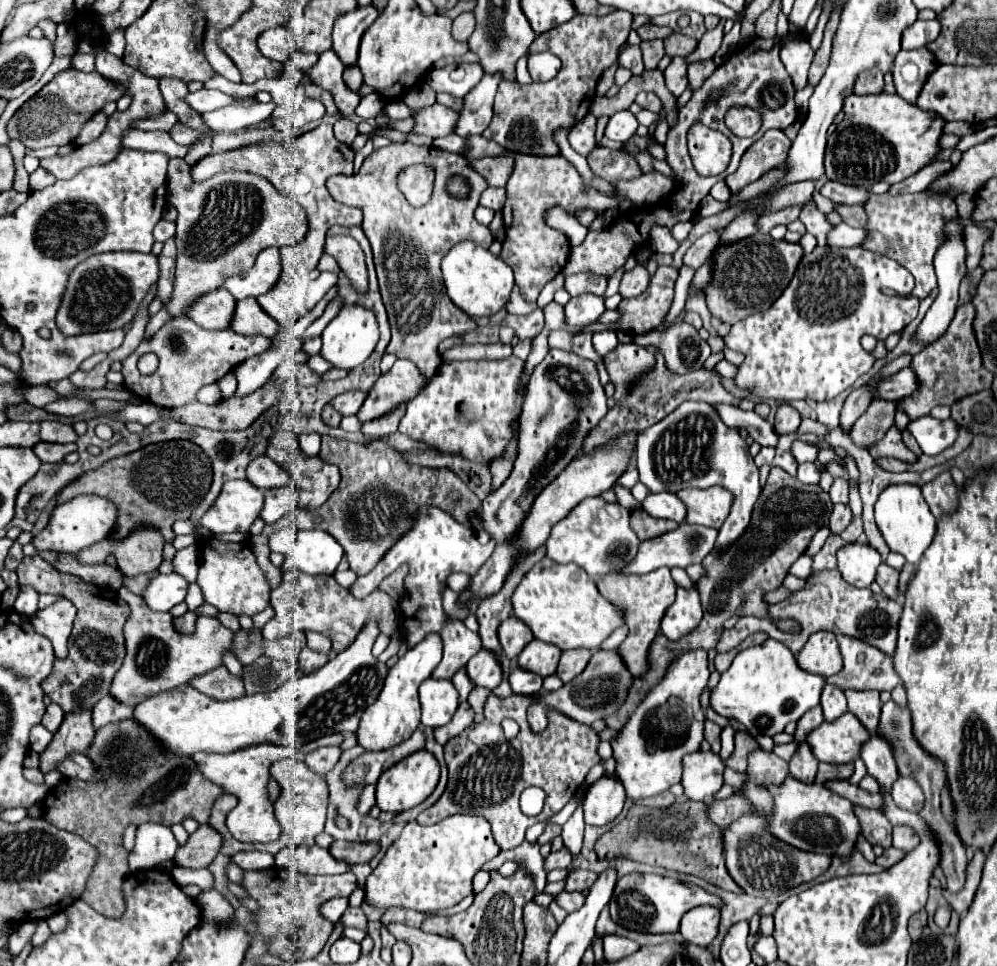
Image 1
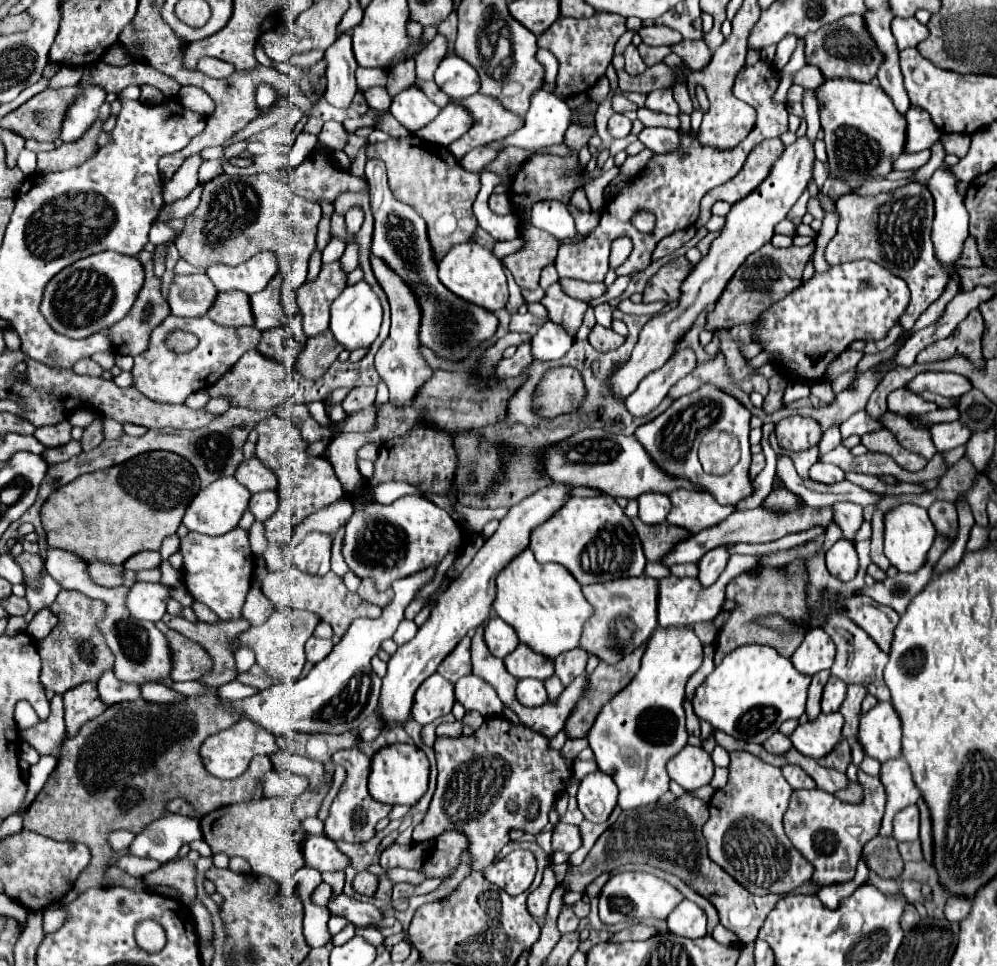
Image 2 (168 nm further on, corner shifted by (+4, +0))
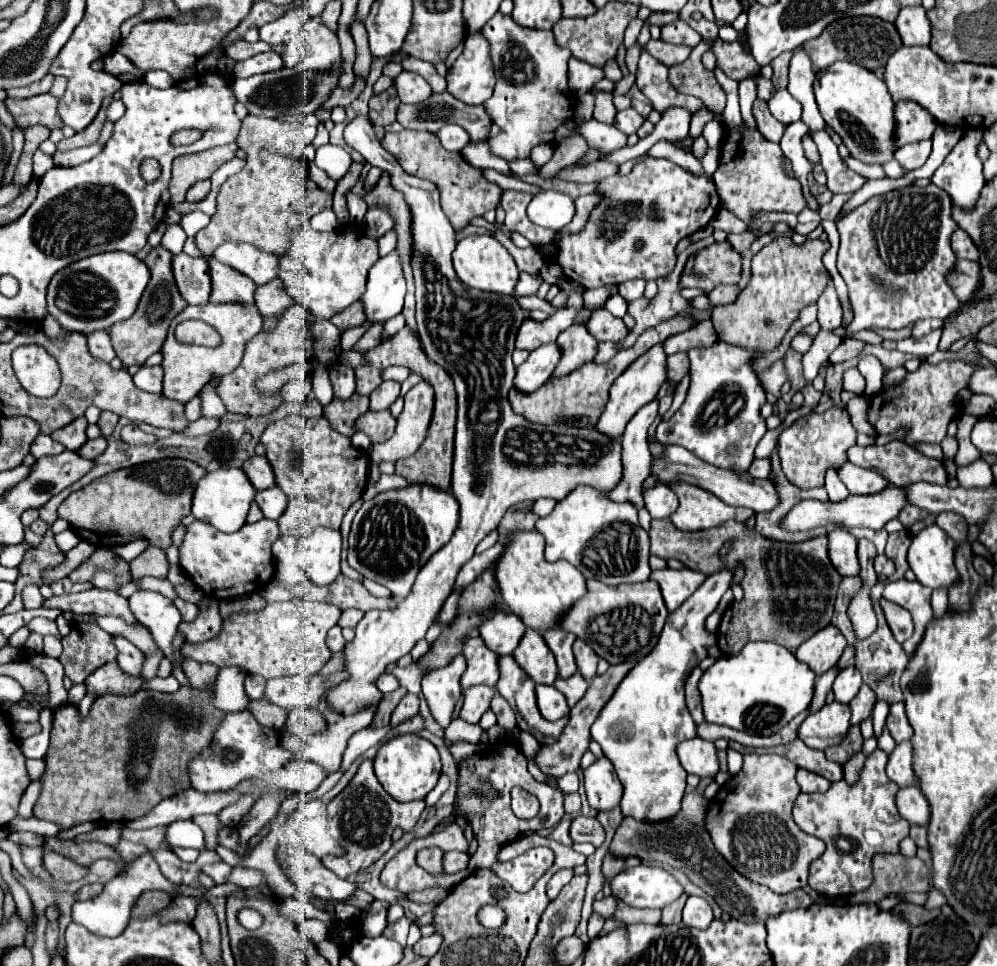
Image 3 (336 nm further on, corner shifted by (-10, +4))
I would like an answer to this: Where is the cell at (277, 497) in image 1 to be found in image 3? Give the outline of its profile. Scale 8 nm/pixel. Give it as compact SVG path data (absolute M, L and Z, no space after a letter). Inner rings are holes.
M270 487L270 489L264 489L264 491L256 493L256 503L262 509L264 517L278 519L284 513L284 507L286 507L288 499L278 487Z

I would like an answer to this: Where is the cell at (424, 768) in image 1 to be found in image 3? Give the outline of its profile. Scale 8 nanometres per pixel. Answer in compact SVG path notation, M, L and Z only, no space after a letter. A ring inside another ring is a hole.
M396 735L380 745L374 757L374 773L380 785L396 799L396 801L418 801L424 799L438 783L442 773L438 749L420 735Z

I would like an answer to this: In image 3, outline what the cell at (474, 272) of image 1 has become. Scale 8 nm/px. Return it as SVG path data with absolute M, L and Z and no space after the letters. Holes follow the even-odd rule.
M468 235L462 241L458 241L454 253L454 269L460 281L468 287L480 289L480 291L490 291L490 293L500 293L500 295L512 295L514 287L518 283L518 267L510 253L504 249L504 245L494 239L492 235Z

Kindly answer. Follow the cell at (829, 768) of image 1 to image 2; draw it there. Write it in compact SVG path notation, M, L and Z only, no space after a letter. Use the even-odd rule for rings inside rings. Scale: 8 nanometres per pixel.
M842 739L842 743L838 743L838 747L836 747L830 755L822 757L818 763L820 763L822 767L838 769L838 771L844 773L846 767L848 767L848 763L850 763L850 743L848 743L846 739Z

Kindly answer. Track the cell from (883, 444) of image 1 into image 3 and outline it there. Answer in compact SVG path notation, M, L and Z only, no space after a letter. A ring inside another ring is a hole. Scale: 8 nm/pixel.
M960 359L940 361L938 365L930 365L922 361L914 373L908 371L900 383L884 387L878 395L870 399L868 413L866 413L868 423L880 435L888 435L898 427L910 427L910 435L904 439L908 445L920 441L940 443L946 437L948 423L962 413L962 405L958 403L958 393L968 387L974 371L976 371L974 365Z

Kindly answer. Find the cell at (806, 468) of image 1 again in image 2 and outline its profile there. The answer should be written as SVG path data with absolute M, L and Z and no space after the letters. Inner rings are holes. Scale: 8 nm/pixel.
M814 463L808 475L812 481L818 481L818 483L838 483L844 479L844 471L840 467L824 465L824 463Z

